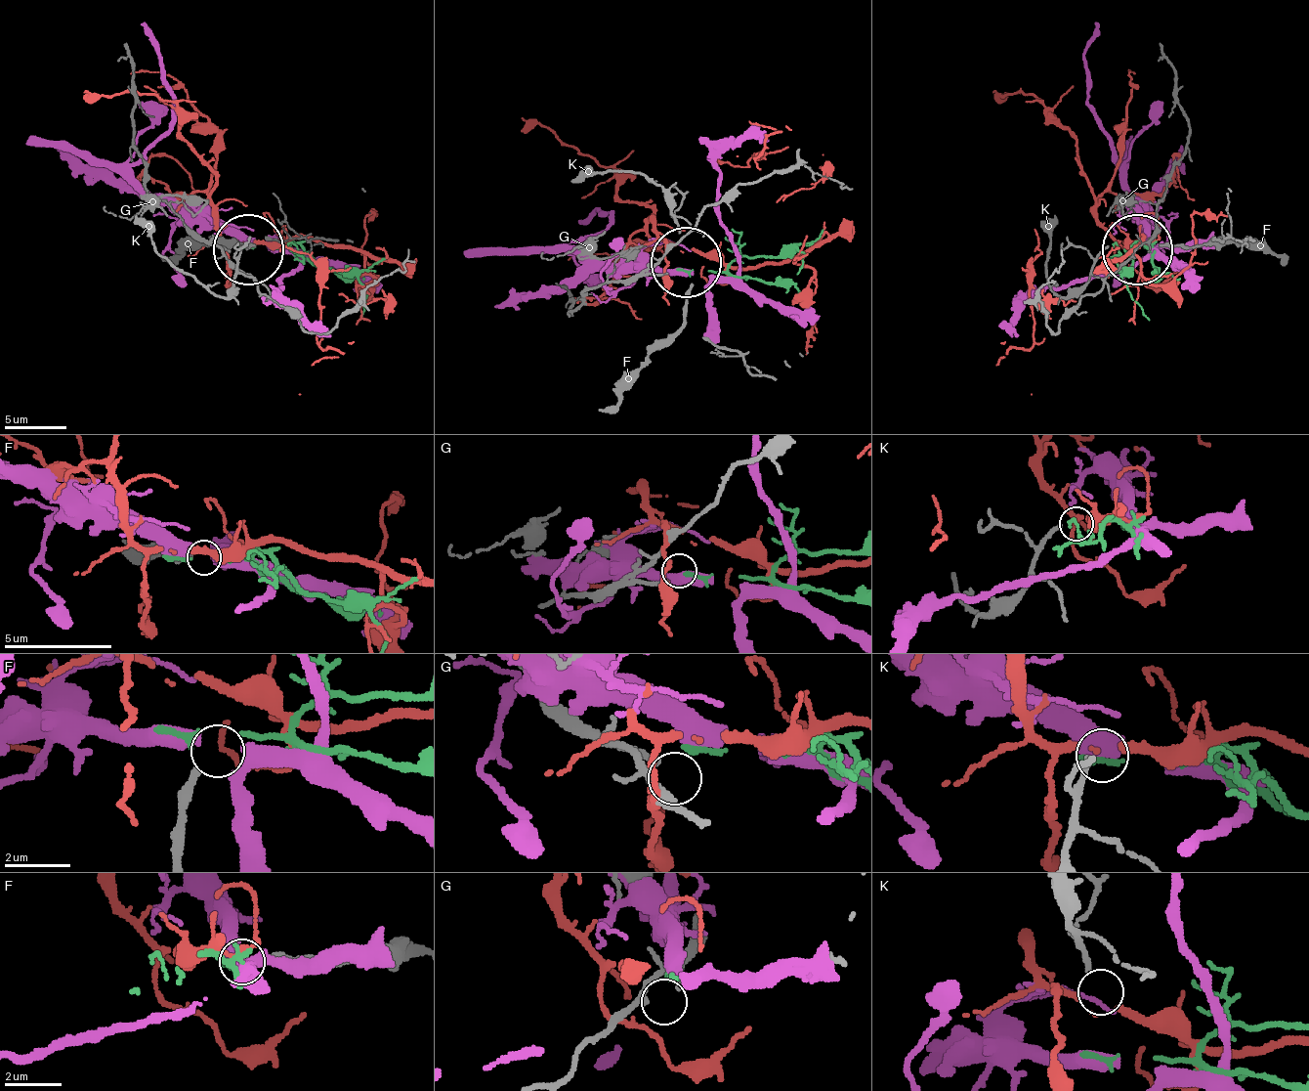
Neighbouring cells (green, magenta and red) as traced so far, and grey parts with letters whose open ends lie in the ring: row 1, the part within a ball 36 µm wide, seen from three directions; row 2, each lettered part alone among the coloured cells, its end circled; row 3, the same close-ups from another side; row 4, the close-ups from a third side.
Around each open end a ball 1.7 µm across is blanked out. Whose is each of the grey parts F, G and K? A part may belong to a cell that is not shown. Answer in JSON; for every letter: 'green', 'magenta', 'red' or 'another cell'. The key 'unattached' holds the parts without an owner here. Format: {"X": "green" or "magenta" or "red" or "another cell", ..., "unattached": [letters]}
{"F": "another cell", "G": "another cell", "K": "red", "unattached": ["F", "G"]}

